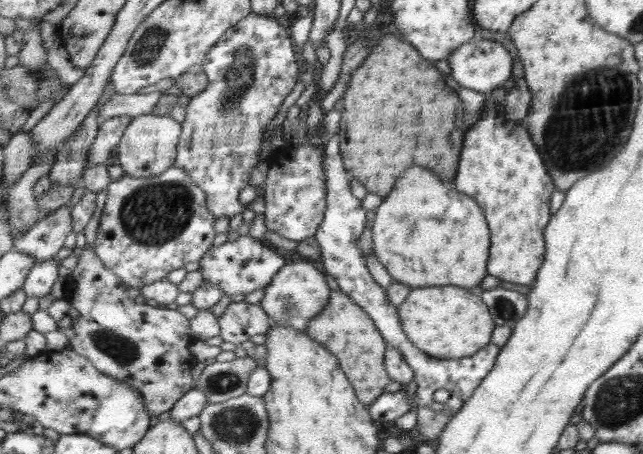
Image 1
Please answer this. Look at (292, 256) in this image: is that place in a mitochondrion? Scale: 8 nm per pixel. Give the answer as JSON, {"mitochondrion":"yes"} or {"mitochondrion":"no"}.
{"mitochondrion":"no"}

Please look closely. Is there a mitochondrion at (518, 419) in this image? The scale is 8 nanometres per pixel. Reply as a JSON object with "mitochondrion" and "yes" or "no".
{"mitochondrion":"no"}

